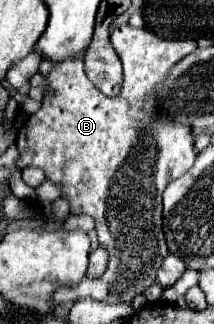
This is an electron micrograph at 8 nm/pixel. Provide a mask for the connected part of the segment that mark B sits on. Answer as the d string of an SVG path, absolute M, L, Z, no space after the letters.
M128 23L114 27L110 41L124 65L124 87L120 95L106 97L94 87L94 83L86 77L82 53L66 57L64 61L54 63L52 71L44 77L46 89L42 107L18 129L16 147L20 155L16 169L22 171L30 165L44 169L48 179L62 187L62 195L70 201L70 213L86 213L94 217L98 241L110 253L110 263L102 277L84 277L76 287L58 287L50 297L54 305L78 301L82 297L98 299L104 303L132 303L138 293L144 293L144 289L156 281L158 263L162 261L162 255L168 253L162 233L162 191L172 179L184 175L196 159L190 127L158 113L154 103L156 87L166 81L170 69L180 59L198 49L196 41L162 39L146 27L132 27Z

